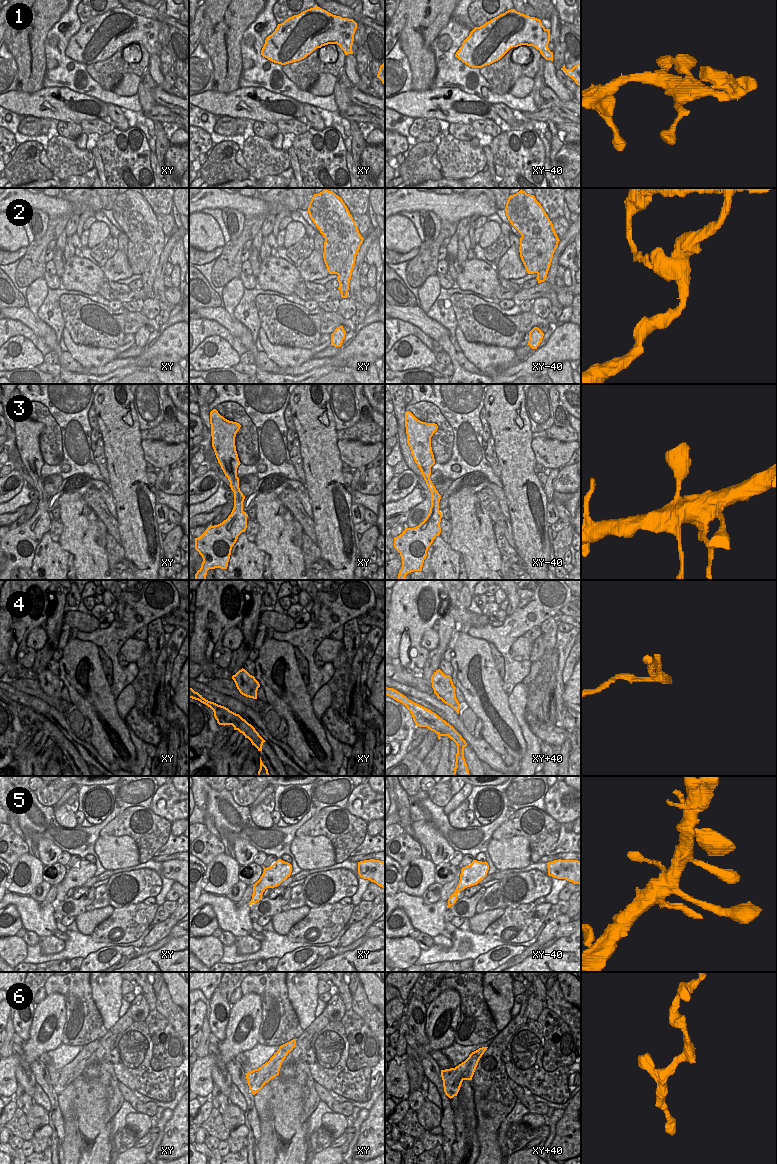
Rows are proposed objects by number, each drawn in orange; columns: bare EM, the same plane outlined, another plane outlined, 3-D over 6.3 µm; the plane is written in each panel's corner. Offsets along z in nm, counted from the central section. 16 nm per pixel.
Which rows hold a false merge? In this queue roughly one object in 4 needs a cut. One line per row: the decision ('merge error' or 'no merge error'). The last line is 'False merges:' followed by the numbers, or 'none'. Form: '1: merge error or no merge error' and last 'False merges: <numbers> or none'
1: no merge error
2: merge error
3: no merge error
4: merge error
5: no merge error
6: no merge error
False merges: 2, 4

